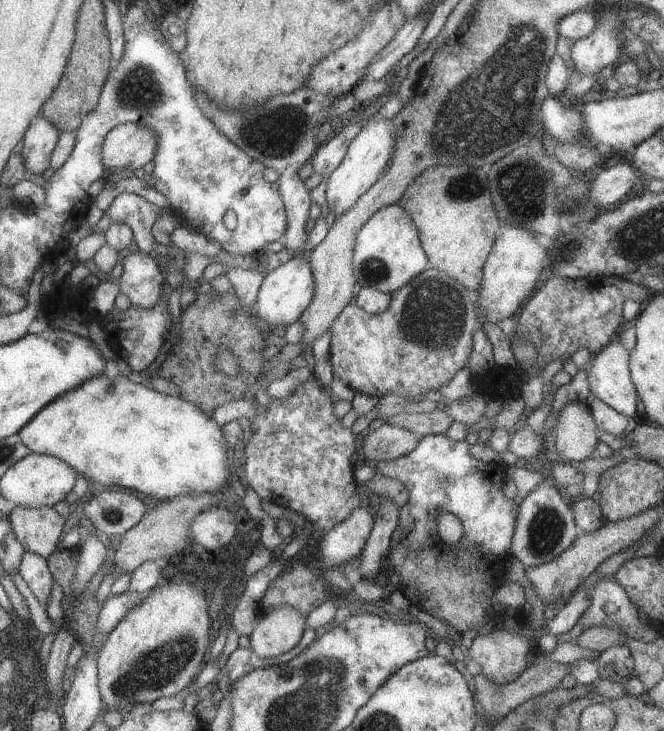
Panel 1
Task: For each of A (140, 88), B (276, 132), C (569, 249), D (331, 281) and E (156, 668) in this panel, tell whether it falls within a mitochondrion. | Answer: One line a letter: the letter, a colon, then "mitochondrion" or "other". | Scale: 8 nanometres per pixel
A: mitochondrion
B: mitochondrion
C: mitochondrion
D: other
E: mitochondrion

